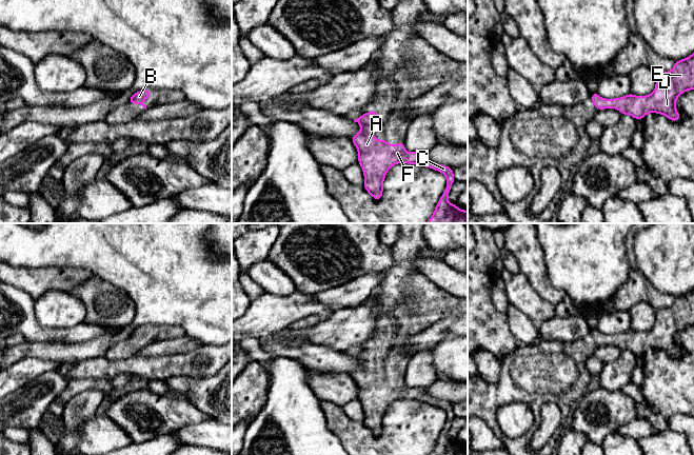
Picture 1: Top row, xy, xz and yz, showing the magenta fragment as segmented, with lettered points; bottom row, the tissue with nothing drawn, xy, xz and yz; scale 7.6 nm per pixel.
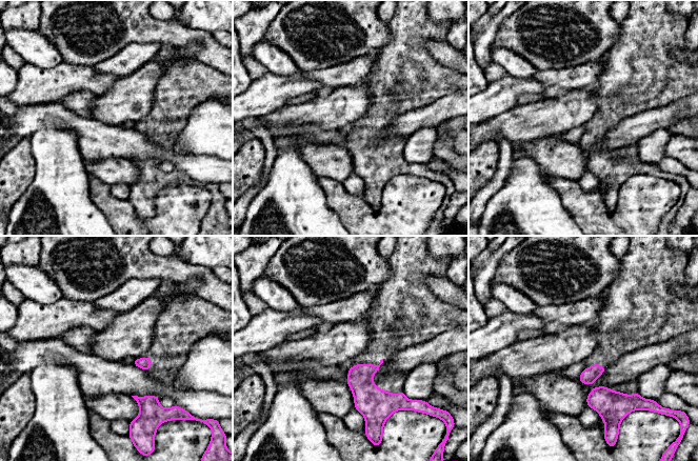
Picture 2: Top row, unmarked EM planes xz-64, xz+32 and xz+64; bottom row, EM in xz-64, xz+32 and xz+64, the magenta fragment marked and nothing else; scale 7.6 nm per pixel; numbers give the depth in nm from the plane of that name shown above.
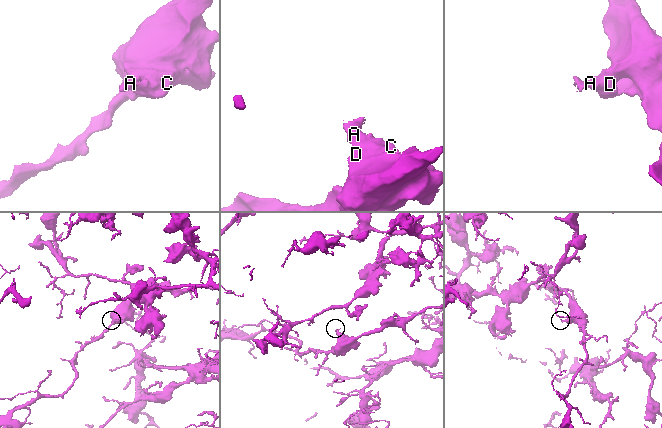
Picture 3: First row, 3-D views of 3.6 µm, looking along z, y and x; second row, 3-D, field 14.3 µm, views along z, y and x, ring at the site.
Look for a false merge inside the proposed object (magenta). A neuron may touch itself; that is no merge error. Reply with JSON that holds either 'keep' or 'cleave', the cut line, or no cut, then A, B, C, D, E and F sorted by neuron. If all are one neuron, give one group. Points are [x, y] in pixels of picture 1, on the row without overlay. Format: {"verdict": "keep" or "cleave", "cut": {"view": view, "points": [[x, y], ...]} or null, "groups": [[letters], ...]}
{"verdict": "keep", "cut": null, "groups": [["A", "B", "C", "D", "E", "F"]]}

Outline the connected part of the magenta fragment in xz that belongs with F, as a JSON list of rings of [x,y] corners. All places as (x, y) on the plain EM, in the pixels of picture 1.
[[[379,347],[365,348],[354,355],[361,365],[351,374],[358,387],[358,400],[364,411],[363,423],[375,435],[380,436],[383,430],[383,416],[389,405],[398,399],[416,400],[440,408],[447,414],[447,422],[439,434],[430,455],[468,455],[468,447],[458,444],[456,439],[450,439],[448,432],[455,418],[452,403],[434,399],[425,394],[424,388],[408,389],[404,378],[393,382],[389,377],[374,373],[372,364],[378,362]]]

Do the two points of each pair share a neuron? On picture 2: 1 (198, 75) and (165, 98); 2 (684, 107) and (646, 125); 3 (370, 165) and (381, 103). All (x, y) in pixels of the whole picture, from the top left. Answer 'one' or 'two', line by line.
1: one
2: one
3: one

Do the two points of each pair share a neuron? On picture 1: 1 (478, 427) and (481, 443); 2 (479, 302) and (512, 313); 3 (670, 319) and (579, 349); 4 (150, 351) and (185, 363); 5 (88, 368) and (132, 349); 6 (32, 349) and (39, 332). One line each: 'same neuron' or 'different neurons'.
1: same neuron
2: different neurons
3: same neuron
4: different neurons
5: different neurons
6: different neurons

